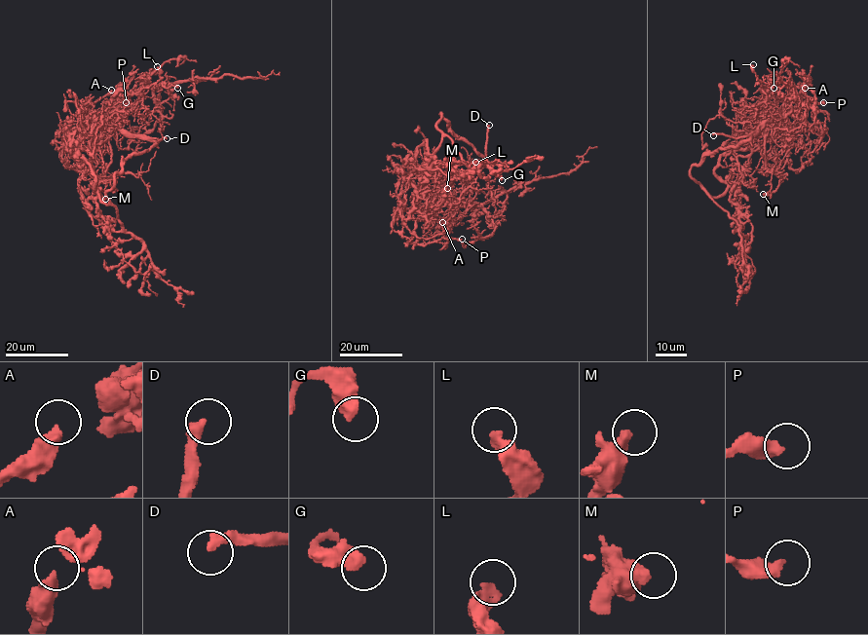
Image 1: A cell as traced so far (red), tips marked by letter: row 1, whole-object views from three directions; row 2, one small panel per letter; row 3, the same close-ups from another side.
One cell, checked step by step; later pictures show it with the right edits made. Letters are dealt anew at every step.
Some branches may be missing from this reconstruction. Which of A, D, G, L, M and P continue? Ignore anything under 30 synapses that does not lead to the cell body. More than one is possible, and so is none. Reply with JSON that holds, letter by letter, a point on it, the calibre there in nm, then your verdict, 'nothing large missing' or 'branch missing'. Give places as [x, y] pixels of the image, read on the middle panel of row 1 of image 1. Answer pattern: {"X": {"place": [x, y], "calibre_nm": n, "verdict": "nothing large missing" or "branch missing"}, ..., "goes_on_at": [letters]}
{"A": {"place": [442, 222], "calibre_nm": 400, "verdict": "nothing large missing"}, "D": {"place": [489, 125], "calibre_nm": 300, "verdict": "branch missing"}, "G": {"place": [502, 180], "calibre_nm": 480, "verdict": "nothing large missing"}, "L": {"place": [475, 162], "calibre_nm": 360, "verdict": "nothing large missing"}, "M": {"place": [447, 188], "calibre_nm": 440, "verdict": "nothing large missing"}, "P": {"place": [462, 239], "calibre_nm": 380, "verdict": "nothing large missing"}, "goes_on_at": ["D"]}

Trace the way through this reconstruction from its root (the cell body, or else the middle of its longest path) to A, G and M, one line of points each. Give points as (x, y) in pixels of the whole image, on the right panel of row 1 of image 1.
A: (755, 136), (752, 130), (760, 113), (767, 113), (777, 124), (782, 123), (781, 113), (797, 107), (805, 88)
G: (755, 136), (767, 133), (769, 118), (788, 99), (794, 88), (781, 82), (773, 87), (769, 85), (773, 88)
M: (755, 136), (764, 136), (766, 166), (779, 178), (778, 186), (773, 191), (763, 194)

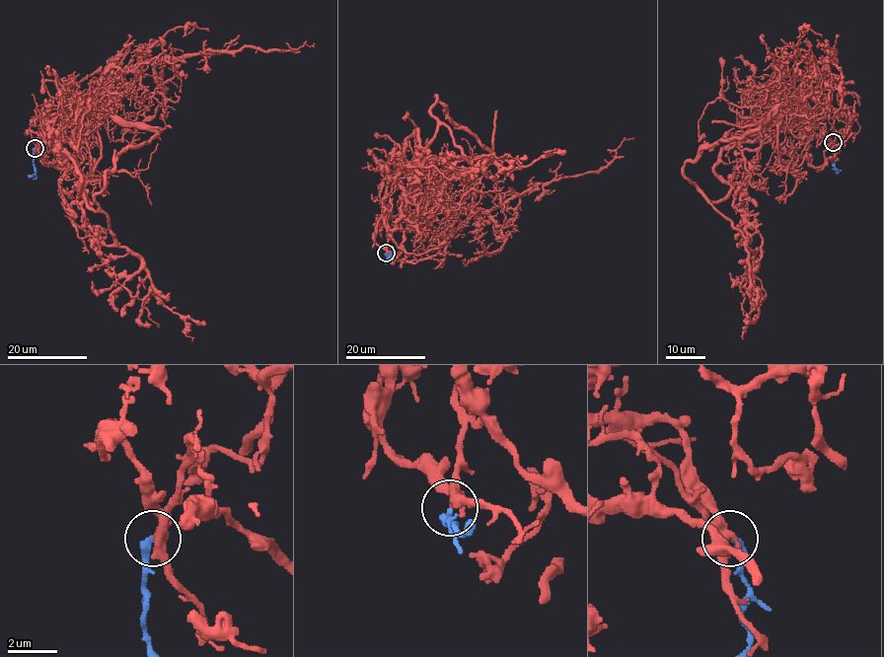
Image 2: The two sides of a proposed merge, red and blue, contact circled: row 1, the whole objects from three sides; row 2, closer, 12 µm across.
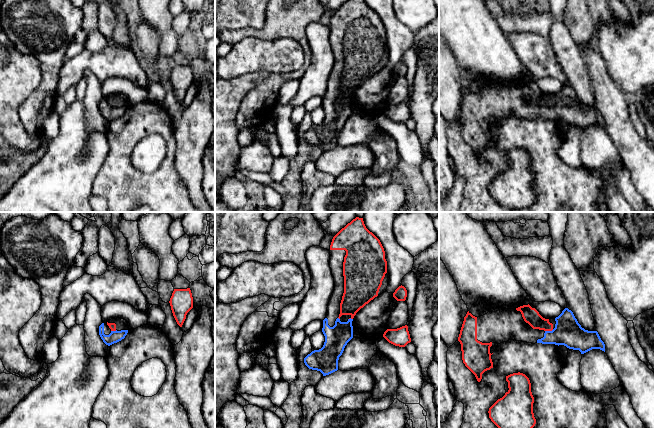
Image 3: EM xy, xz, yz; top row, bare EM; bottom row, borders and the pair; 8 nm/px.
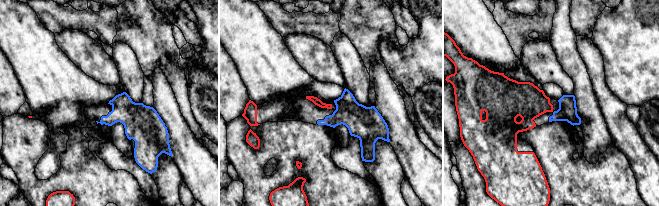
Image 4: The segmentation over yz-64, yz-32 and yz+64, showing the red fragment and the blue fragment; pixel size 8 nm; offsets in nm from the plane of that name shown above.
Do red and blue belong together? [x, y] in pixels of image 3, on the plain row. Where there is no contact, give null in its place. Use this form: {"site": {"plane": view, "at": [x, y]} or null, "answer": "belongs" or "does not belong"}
{"site": {"plane": "yz", "at": [549, 106]}, "answer": "belongs"}

